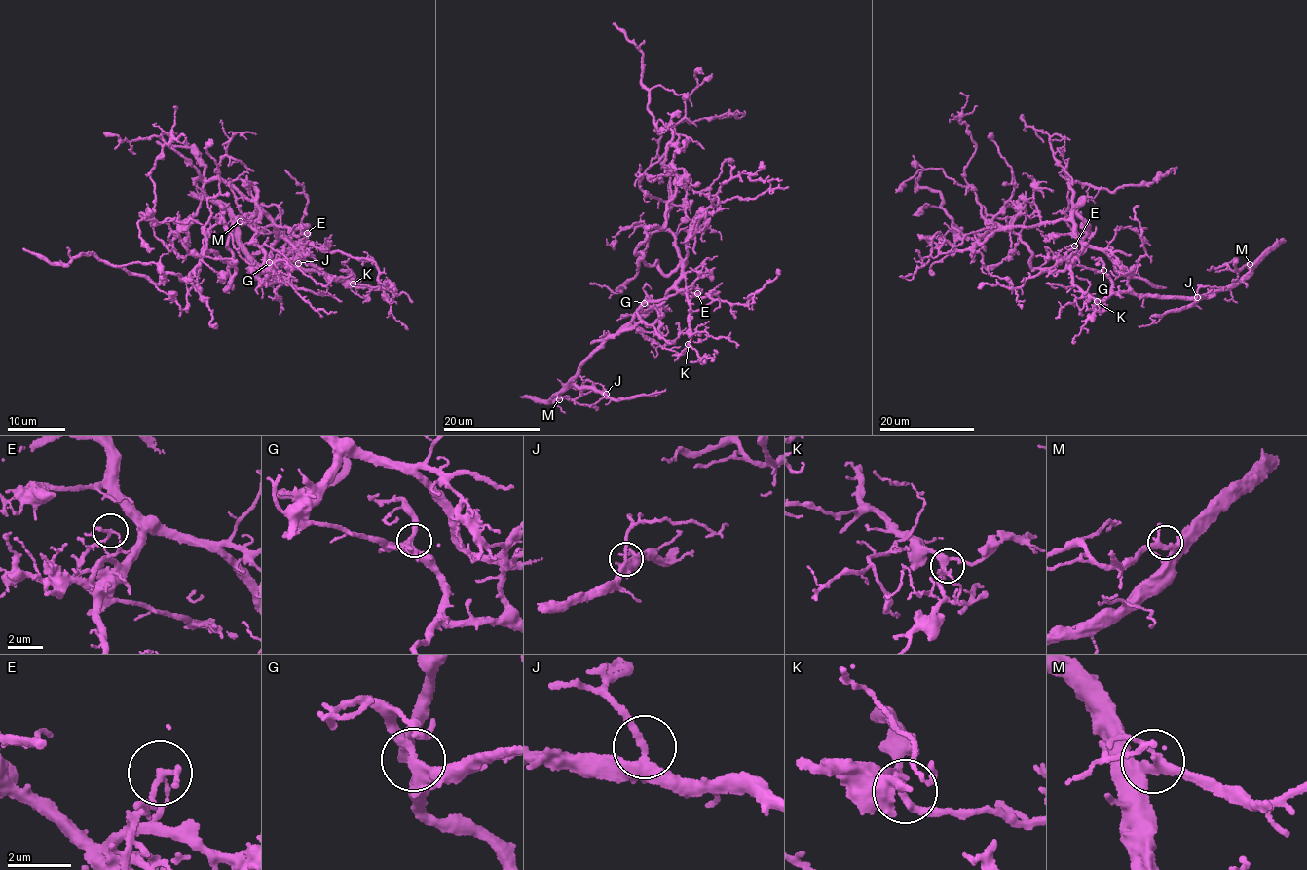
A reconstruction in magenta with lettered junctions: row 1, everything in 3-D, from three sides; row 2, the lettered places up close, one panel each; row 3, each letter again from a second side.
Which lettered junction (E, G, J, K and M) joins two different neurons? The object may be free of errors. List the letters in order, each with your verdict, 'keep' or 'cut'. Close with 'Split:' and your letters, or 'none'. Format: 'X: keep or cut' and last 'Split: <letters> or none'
E: cut
G: keep
J: keep
K: keep
M: keep
Split: E

